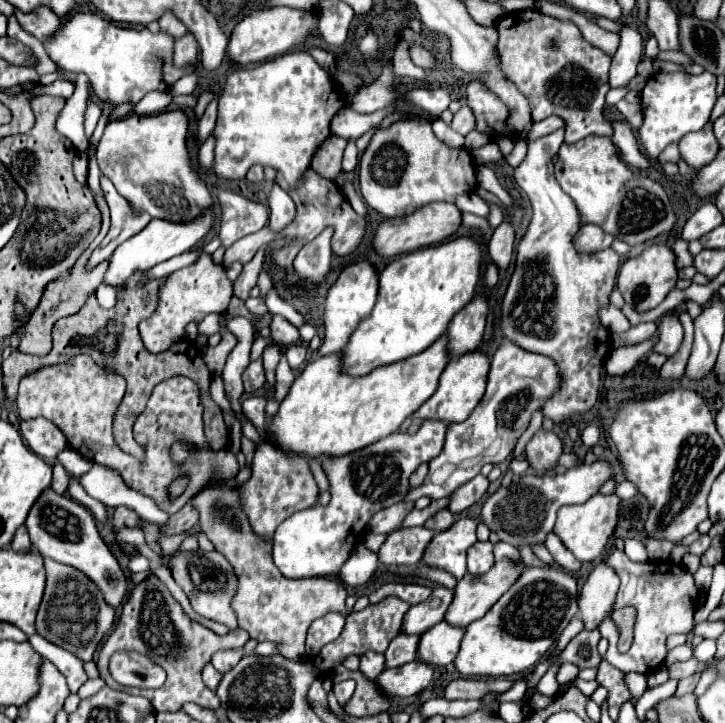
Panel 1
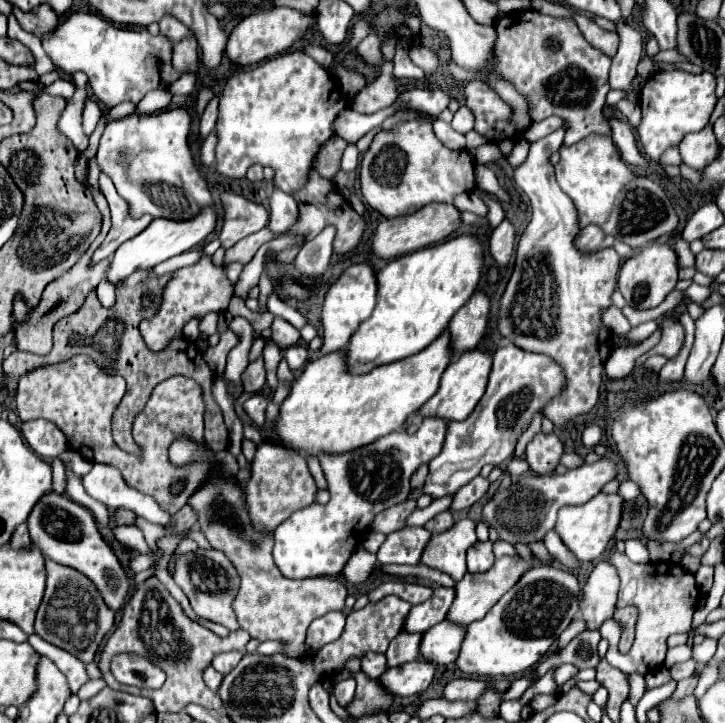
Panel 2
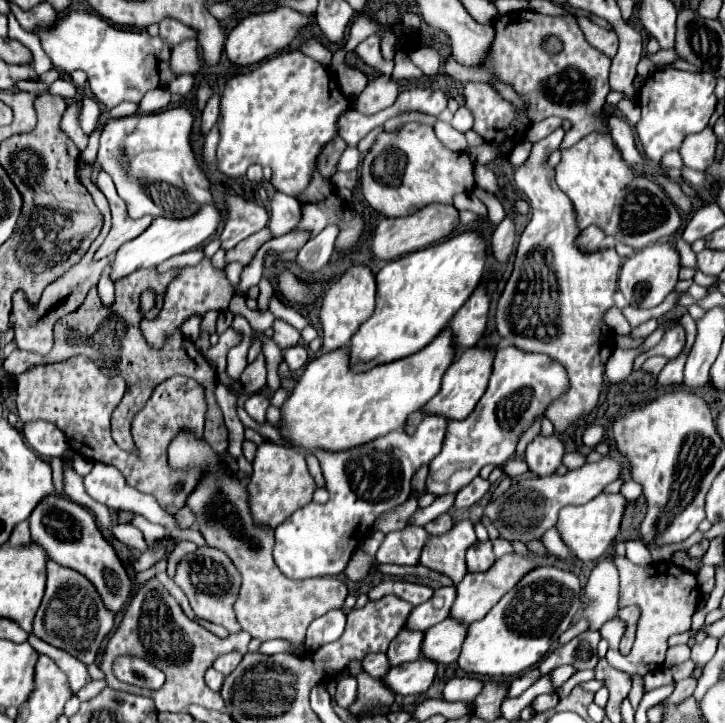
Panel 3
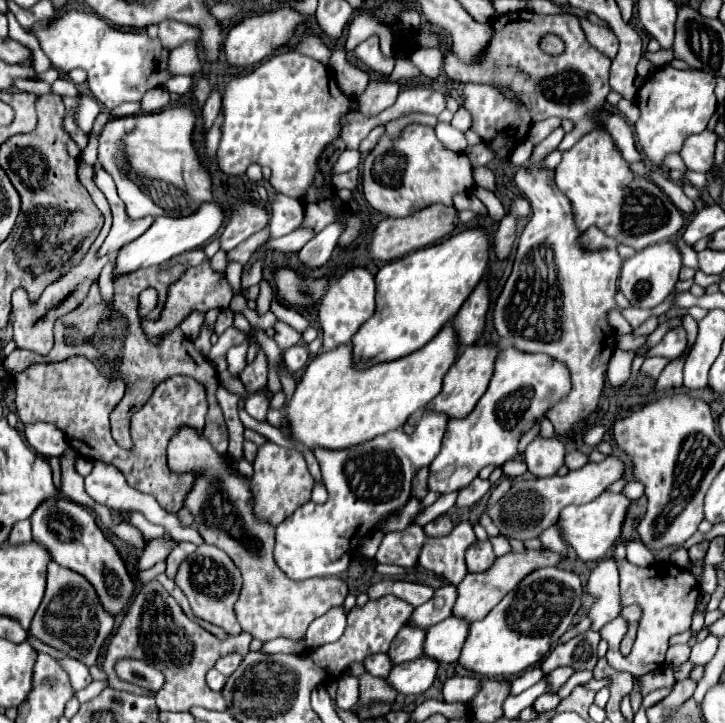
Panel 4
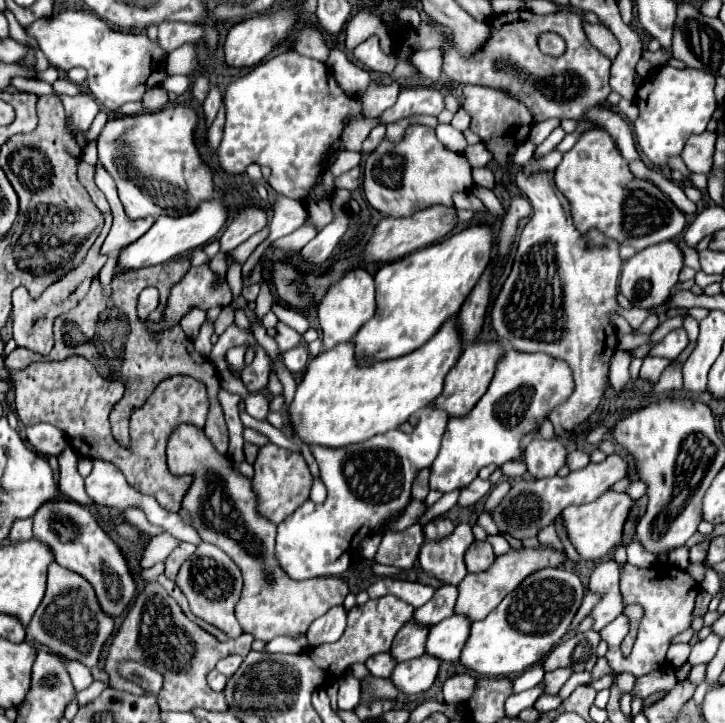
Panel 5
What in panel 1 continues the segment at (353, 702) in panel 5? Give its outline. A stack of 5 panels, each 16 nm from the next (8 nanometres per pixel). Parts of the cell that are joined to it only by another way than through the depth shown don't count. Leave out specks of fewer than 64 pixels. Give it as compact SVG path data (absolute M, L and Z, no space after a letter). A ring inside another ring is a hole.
M344 680L344 682L338 682L332 686L332 692L336 696L336 700L340 704L346 704L350 700L350 696L354 694L354 688L356 688L356 682L354 680Z

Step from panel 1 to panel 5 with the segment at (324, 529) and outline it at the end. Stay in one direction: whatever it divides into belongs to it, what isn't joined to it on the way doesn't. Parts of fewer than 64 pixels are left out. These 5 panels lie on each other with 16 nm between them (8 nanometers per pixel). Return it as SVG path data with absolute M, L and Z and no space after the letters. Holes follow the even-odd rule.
M424 408L412 434L392 430L376 436L374 440L366 440L364 444L354 444L352 448L310 448L318 460L328 500L324 504L308 500L282 524L278 524L276 560L280 568L294 580L338 576L346 572L360 542L370 532L382 532L384 522L398 516L410 502L412 480L436 458L446 422L446 412Z

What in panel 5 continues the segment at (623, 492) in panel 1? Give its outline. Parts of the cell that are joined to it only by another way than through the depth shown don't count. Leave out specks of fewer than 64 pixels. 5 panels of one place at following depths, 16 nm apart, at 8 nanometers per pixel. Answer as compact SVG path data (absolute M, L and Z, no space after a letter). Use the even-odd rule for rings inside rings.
M632 480L630 486L626 488L626 494L628 494L632 500L638 500L638 498L642 498L642 496L646 494L646 484L640 482L640 480Z

